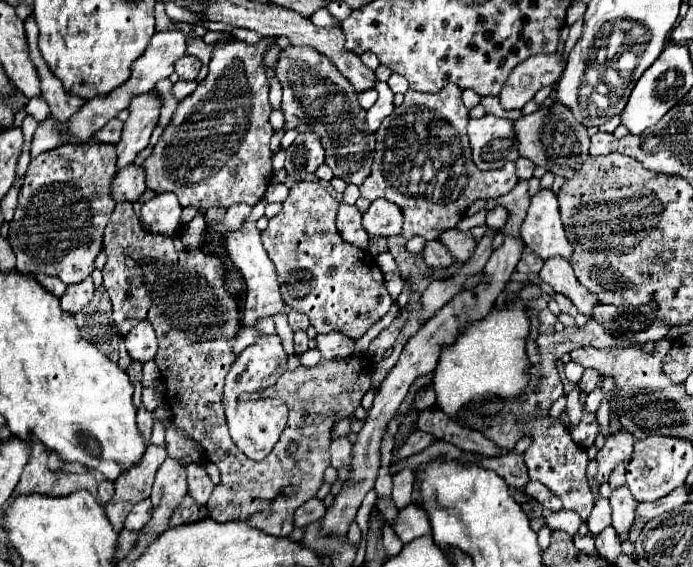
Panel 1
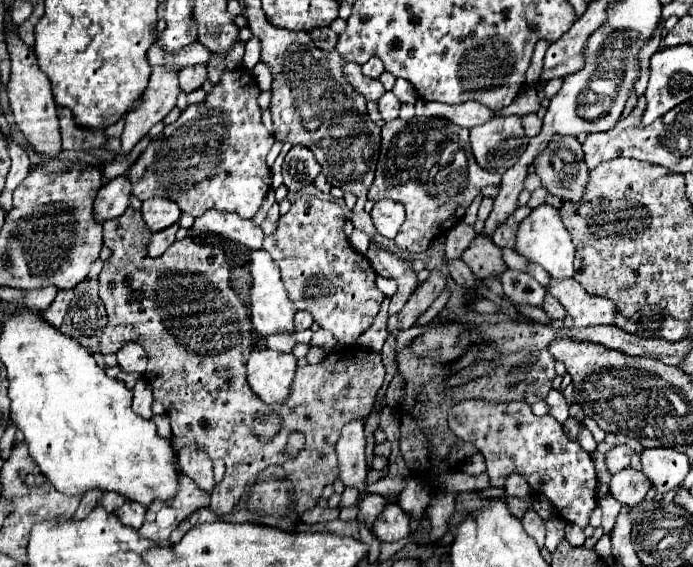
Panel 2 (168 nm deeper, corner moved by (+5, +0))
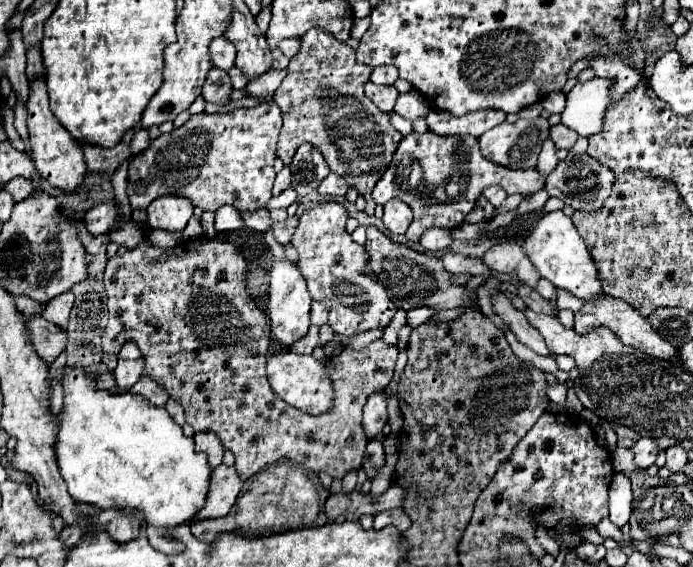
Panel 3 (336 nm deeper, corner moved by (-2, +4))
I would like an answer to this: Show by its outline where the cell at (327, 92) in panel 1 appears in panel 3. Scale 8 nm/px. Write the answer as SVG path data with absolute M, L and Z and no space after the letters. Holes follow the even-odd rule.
M321 28L305 32L299 42L301 48L291 58L287 76L273 96L283 114L277 156L289 164L301 142L311 142L325 156L331 172L339 174L347 186L365 196L365 212L373 216L375 202L371 190L387 170L403 136L389 124L389 116L377 110L365 96L363 84L369 80L371 68L355 60L355 50L351 46L339 42Z

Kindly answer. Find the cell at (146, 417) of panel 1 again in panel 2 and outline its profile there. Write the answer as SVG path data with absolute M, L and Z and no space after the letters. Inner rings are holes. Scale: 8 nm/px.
M140 378L136 382L136 386L132 388L134 392L134 402L132 402L132 410L138 412L142 418L152 418L152 386L148 384L148 380Z

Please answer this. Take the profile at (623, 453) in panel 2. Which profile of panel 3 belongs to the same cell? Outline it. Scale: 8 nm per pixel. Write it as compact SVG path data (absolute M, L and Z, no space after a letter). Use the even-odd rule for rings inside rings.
M651 438L635 440L635 444L633 444L633 456L635 456L633 462L635 462L635 466L639 466L639 468L651 466L655 462L657 452L659 452L659 448L653 444Z

